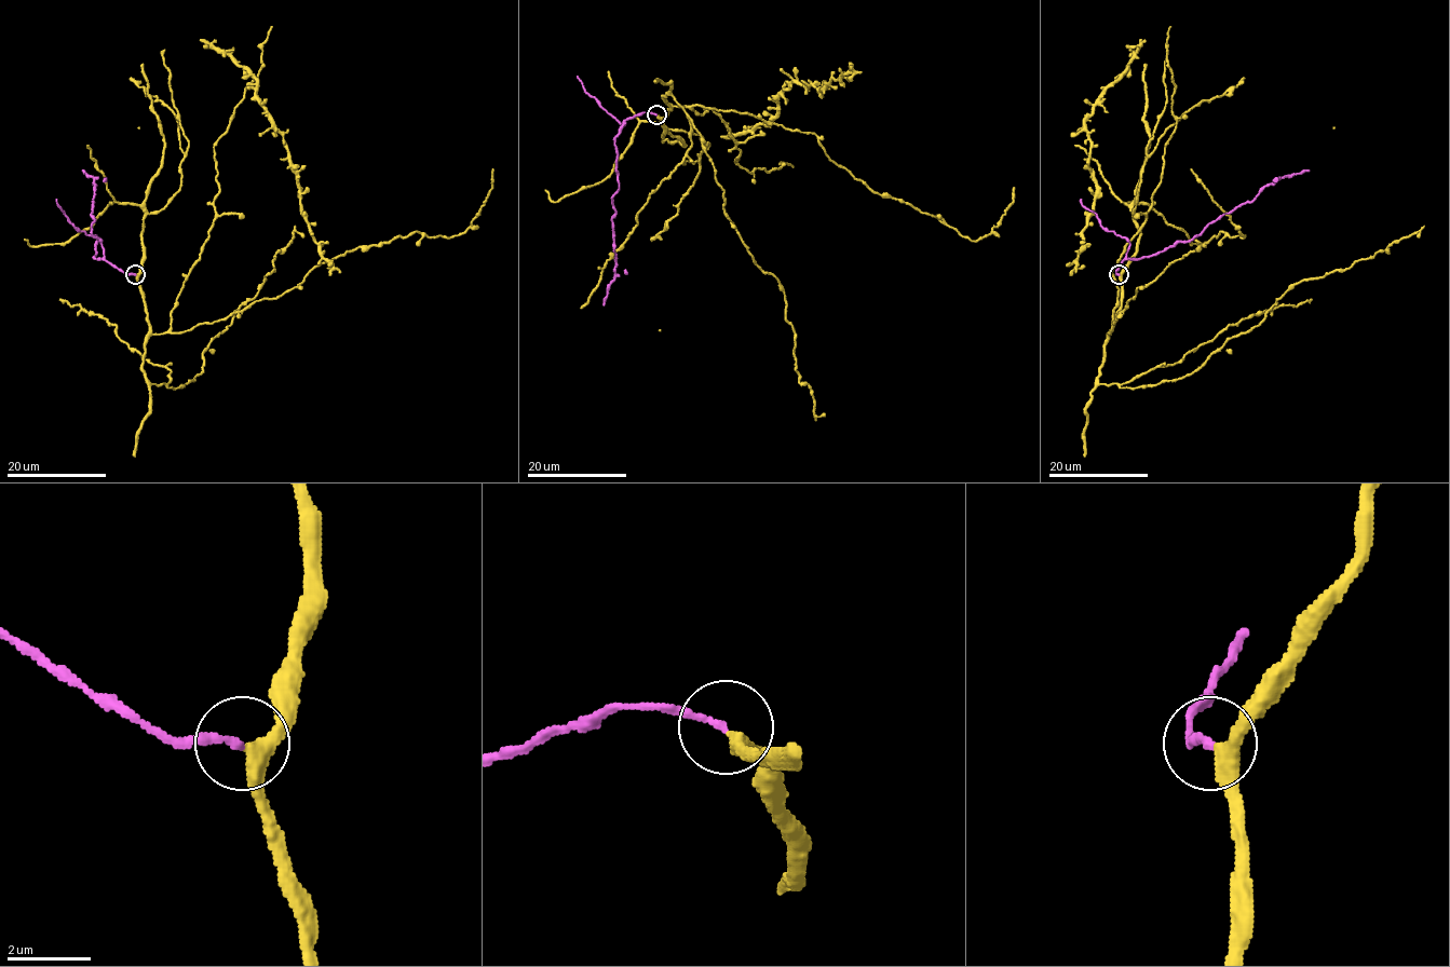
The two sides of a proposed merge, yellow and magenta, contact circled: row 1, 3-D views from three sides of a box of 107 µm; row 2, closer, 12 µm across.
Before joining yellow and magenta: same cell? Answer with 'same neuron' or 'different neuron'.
same neuron

